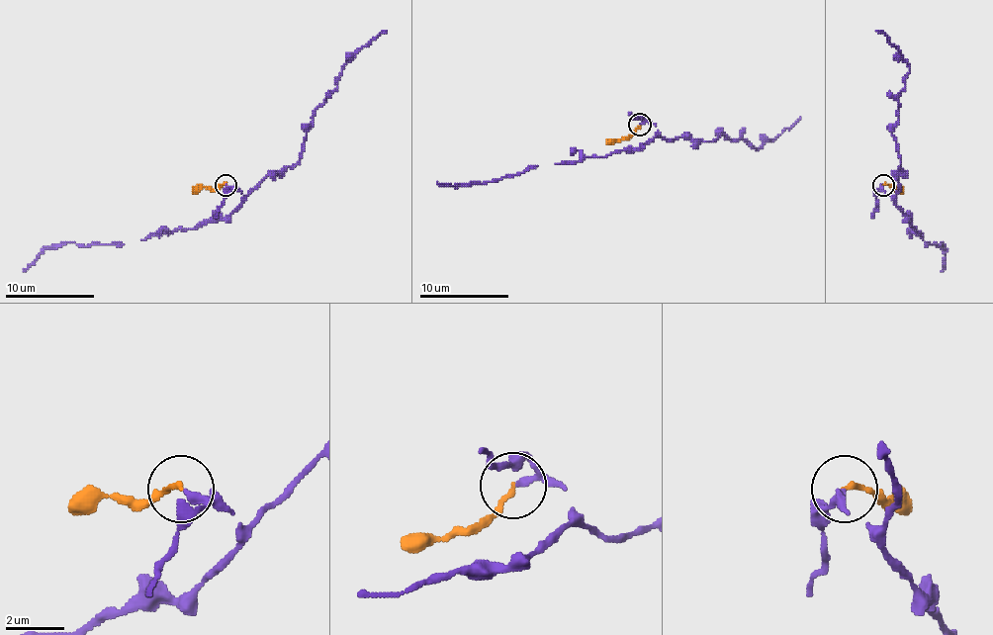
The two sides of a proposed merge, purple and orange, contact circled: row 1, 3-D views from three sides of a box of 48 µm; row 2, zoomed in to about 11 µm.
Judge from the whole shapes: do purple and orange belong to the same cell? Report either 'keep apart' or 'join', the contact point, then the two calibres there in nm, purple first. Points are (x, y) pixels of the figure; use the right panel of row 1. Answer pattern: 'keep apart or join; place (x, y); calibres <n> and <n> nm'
join; place (883, 185); calibres 170 and 170 nm

